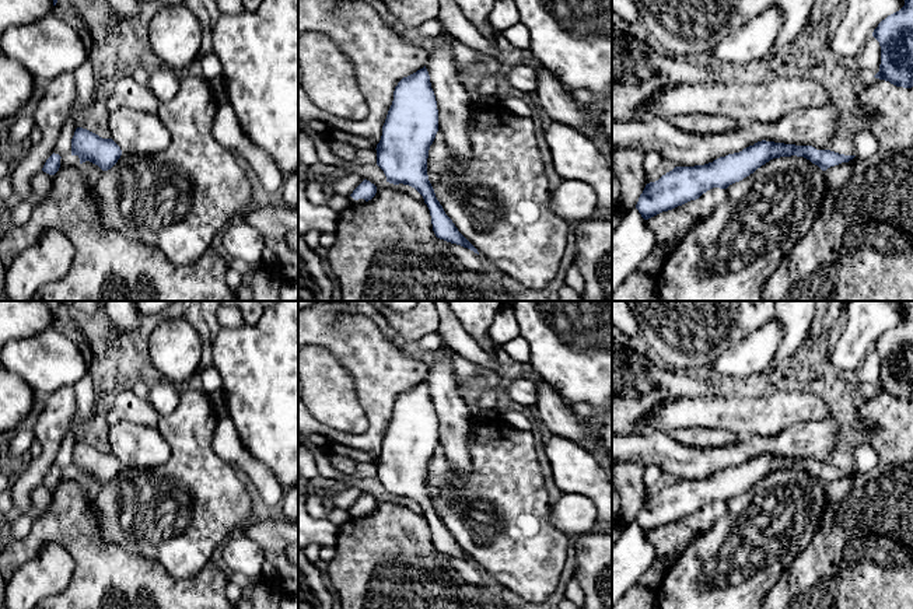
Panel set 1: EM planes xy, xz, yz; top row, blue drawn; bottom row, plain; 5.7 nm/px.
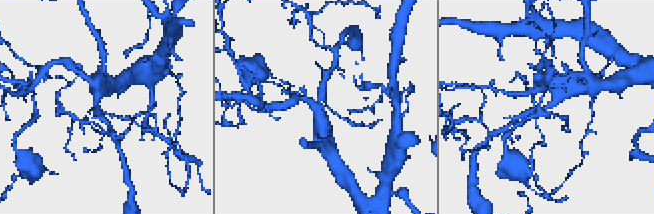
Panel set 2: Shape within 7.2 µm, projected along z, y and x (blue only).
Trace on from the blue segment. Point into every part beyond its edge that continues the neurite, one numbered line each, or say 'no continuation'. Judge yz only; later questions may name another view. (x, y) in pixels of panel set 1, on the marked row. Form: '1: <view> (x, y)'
no continuation

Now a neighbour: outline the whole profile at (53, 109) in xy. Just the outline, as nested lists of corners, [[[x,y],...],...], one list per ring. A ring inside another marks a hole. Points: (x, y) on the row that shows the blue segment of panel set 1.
[[[62,73],[46,83],[45,92],[34,112],[42,140],[18,154],[18,165],[10,172],[13,202],[22,202],[31,195],[31,179],[42,171],[46,160],[53,154],[76,95],[77,87],[73,73]]]

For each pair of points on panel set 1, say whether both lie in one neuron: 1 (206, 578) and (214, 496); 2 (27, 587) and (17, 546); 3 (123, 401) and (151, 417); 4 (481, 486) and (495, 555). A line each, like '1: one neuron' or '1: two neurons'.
1: two neurons
2: two neurons
3: one neuron
4: one neuron

